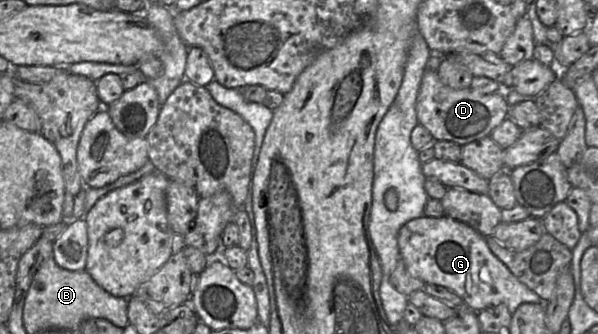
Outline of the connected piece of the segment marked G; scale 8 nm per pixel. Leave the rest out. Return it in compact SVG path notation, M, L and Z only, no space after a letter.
M446 215L421 216L406 222L398 231L397 243L400 258L411 276L453 291L474 311L502 303L512 315L522 303L543 302L490 251L486 237Z

